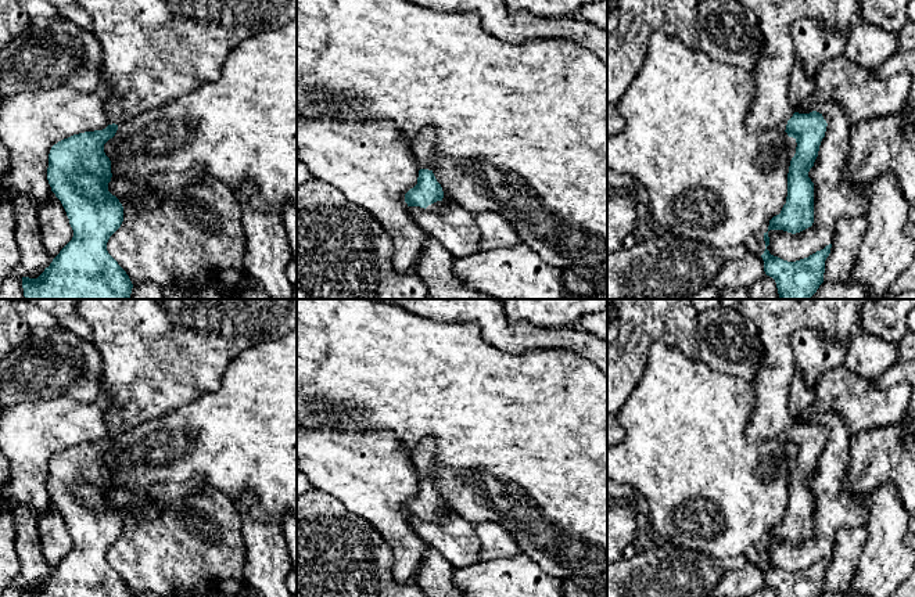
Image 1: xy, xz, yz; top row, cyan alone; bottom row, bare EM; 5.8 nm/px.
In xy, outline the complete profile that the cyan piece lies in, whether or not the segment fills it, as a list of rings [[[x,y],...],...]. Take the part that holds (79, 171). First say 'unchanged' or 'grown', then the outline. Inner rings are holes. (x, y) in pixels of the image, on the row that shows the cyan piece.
grown; [[[78,0],[80,7],[92,17],[94,25],[94,35],[103,46],[104,54],[104,76],[108,82],[110,90],[104,94],[104,111],[108,118],[108,126],[103,130],[85,132],[73,134],[54,144],[49,154],[47,180],[51,191],[61,201],[69,224],[73,230],[72,240],[60,251],[49,267],[37,278],[22,277],[22,288],[25,299],[130,299],[133,284],[126,271],[108,253],[107,242],[110,237],[121,227],[123,222],[123,206],[119,199],[108,191],[111,181],[111,161],[104,152],[104,144],[112,139],[118,126],[128,119],[140,115],[146,111],[154,109],[175,98],[179,98],[202,83],[215,82],[222,73],[222,66],[227,55],[245,39],[252,37],[263,30],[279,28],[290,22],[297,15],[297,0]]]

